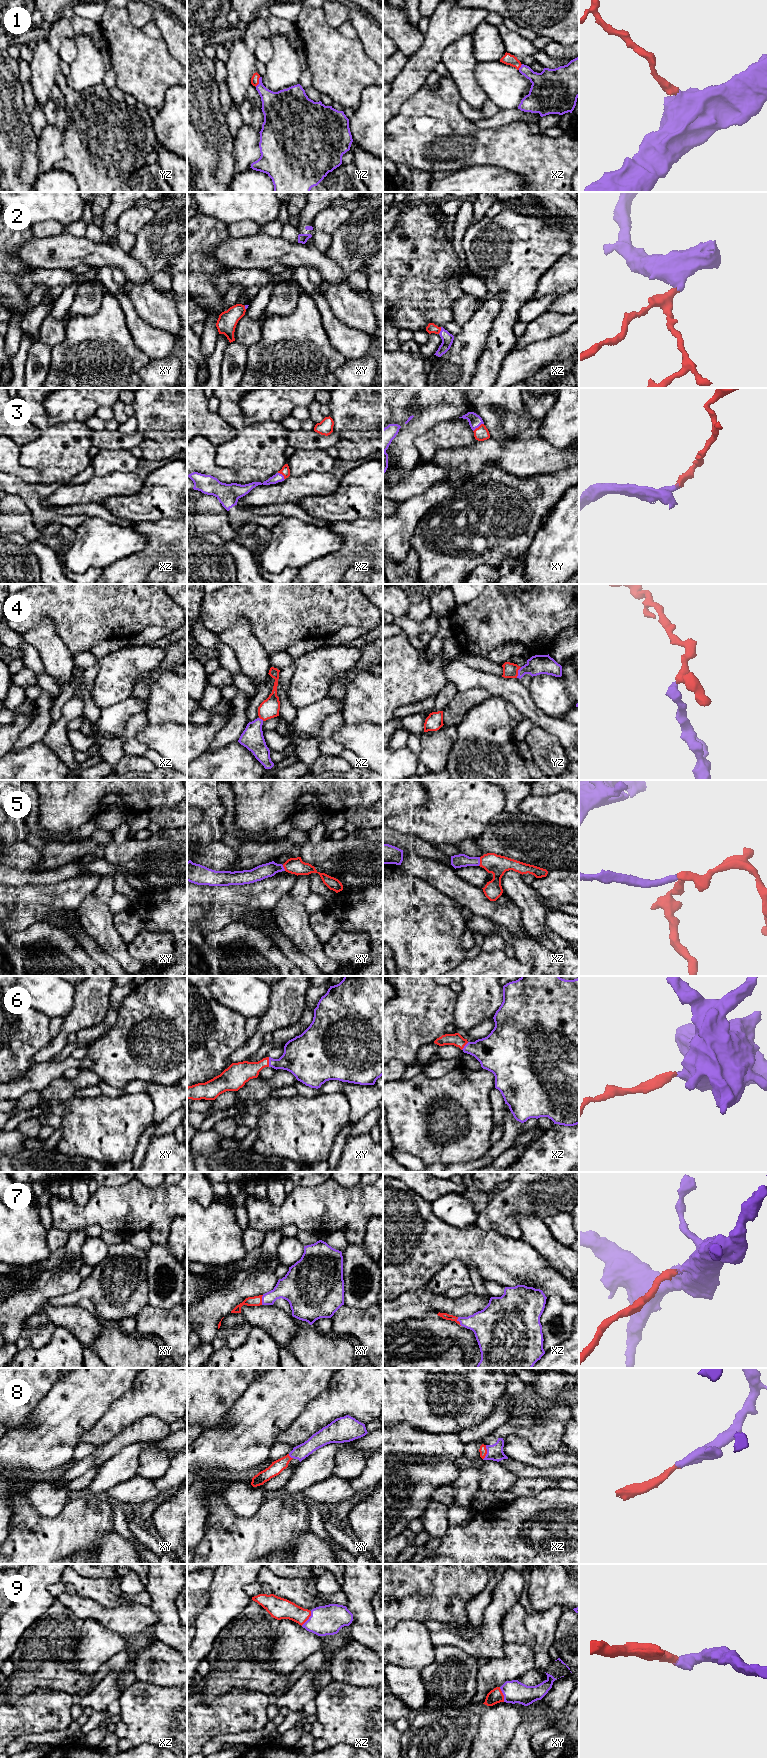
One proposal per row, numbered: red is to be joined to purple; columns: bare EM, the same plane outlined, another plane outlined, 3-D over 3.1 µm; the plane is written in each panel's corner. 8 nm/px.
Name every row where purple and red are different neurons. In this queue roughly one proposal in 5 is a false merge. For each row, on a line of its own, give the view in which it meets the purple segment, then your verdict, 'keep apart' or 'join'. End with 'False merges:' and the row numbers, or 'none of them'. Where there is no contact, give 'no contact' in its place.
1: contact in yz; join
2: contact in xz; join
3: contact in xy; join
4: contact in yz; join
5: contact in xz; join
6: contact in xy; join
7: contact in xy; join
8: contact in xz; join
9: contact in xz; join
False merges: none of them

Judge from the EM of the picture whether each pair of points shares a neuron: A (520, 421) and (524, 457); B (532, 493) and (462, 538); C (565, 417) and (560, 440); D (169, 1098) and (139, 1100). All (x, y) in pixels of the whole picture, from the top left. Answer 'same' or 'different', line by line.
A: different
B: same
C: same
D: different

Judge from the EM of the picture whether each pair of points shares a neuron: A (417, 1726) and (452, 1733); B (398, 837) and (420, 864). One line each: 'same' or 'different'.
A: same
B: different

